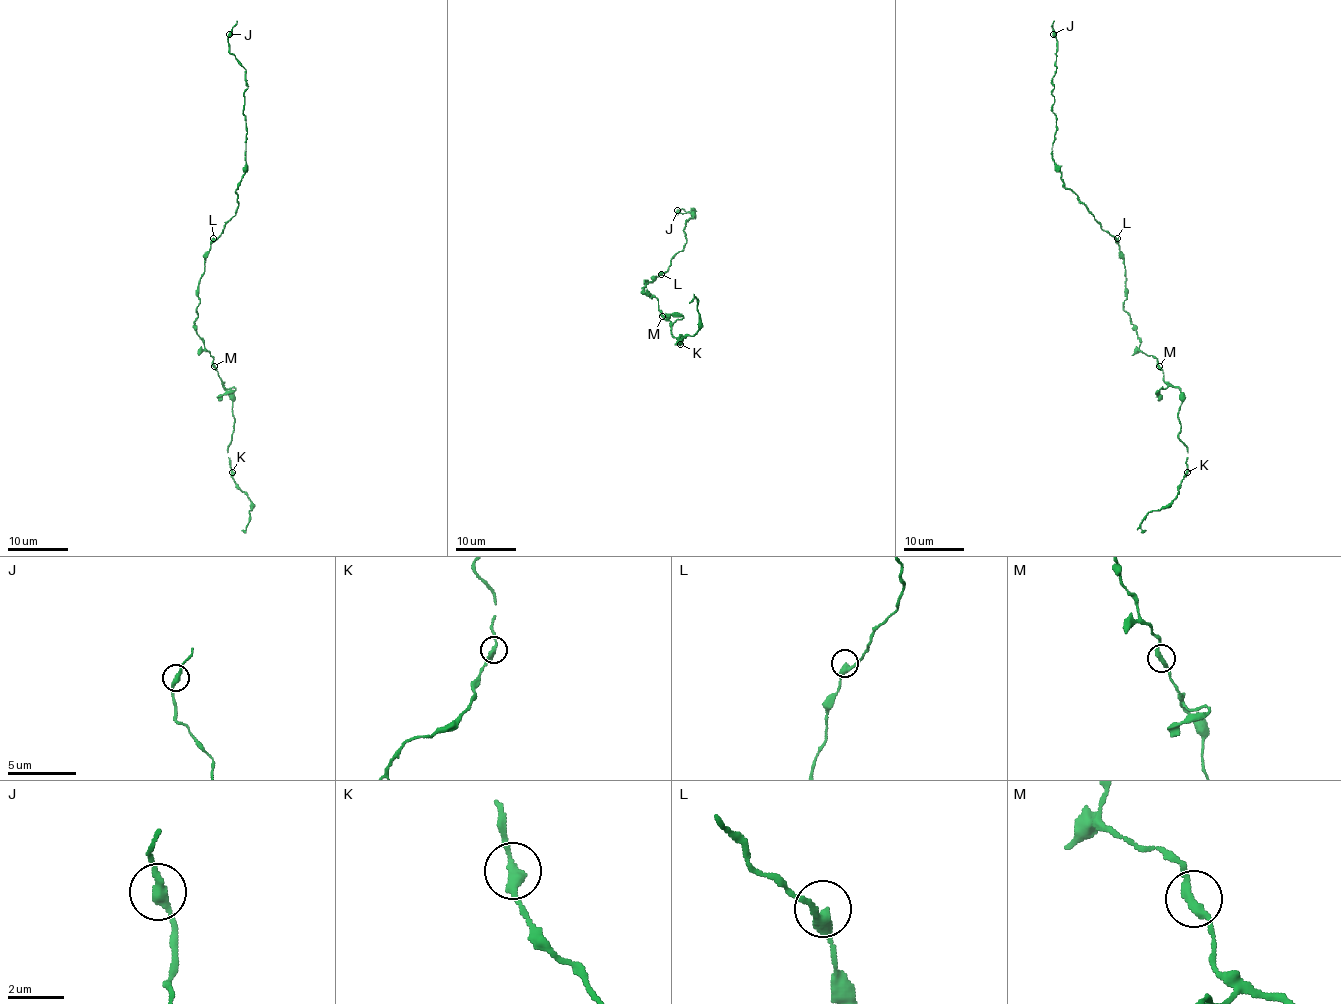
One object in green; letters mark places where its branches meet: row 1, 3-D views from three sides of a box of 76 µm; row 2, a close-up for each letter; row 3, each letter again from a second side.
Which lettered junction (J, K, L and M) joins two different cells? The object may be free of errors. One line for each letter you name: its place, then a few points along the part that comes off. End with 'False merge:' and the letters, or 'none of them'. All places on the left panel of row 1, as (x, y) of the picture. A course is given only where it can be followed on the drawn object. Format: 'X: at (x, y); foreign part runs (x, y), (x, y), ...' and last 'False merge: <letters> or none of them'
K: at (232, 472); foreign part runs (232, 472), (237, 485), (250, 500), (247, 526), (241, 531)
False merge: K

